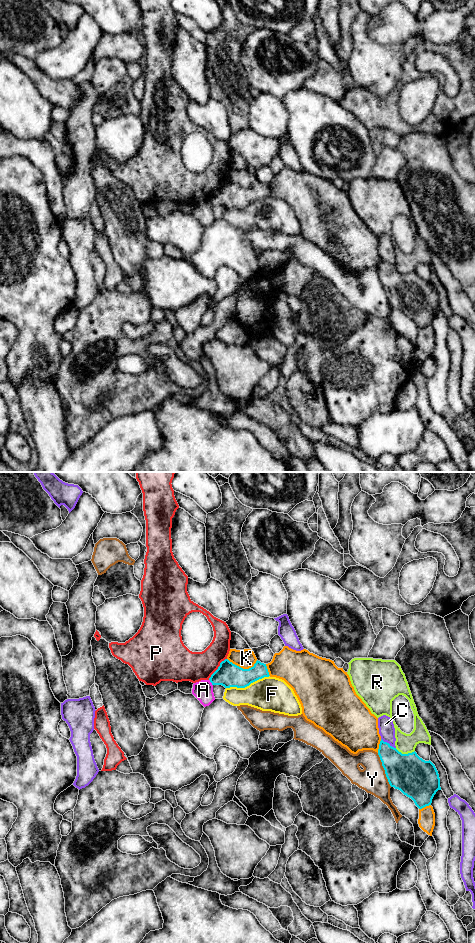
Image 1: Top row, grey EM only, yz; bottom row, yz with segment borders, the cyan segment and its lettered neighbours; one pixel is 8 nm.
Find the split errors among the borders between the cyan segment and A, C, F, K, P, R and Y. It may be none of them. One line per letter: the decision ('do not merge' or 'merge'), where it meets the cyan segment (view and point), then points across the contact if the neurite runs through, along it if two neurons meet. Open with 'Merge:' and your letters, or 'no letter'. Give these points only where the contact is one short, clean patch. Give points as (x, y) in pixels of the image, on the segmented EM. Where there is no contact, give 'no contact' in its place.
Merge: no letter
A: do not merge; contact yz (210, 681); border yz (209, 679), (212, 685)
C: do not merge; contact yz (388, 743)
F: do not merge; contact yz (247, 685); border yz (269, 675), (259, 678), (244, 687), (226, 688)
K: do not merge; contact yz (242, 668)
P: do not merge; contact yz (218, 668); border yz (226, 658), (208, 679)
R: do not merge; contact yz (405, 754)
Y: do not merge; contact yz (384, 769)

